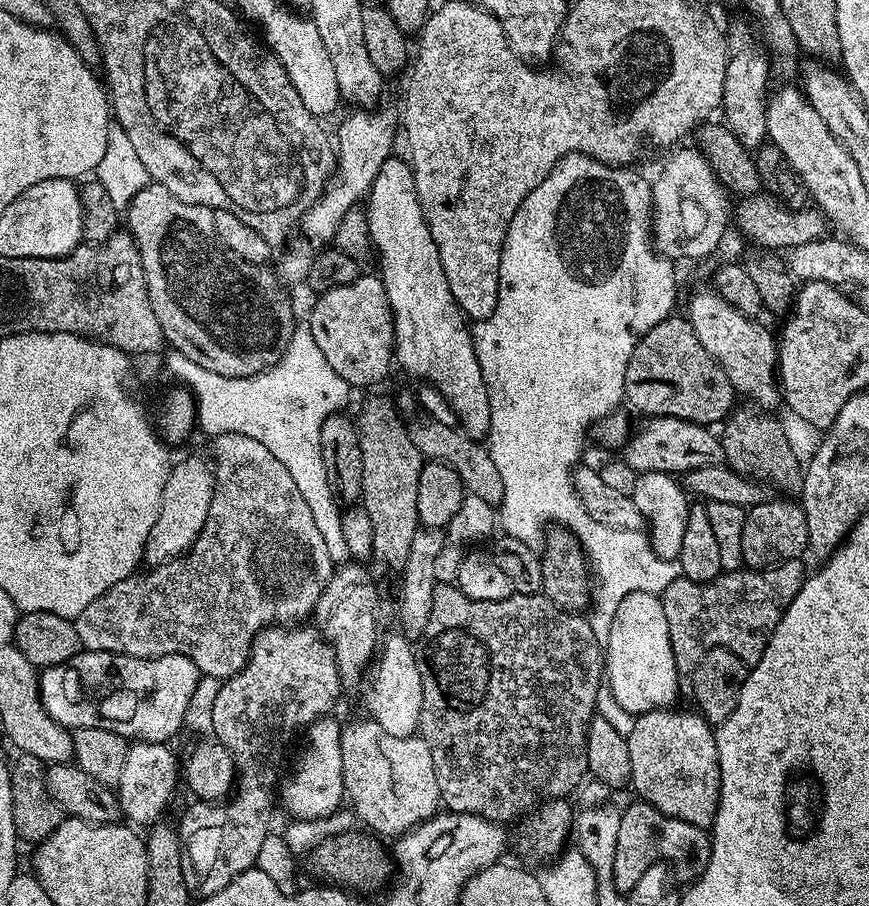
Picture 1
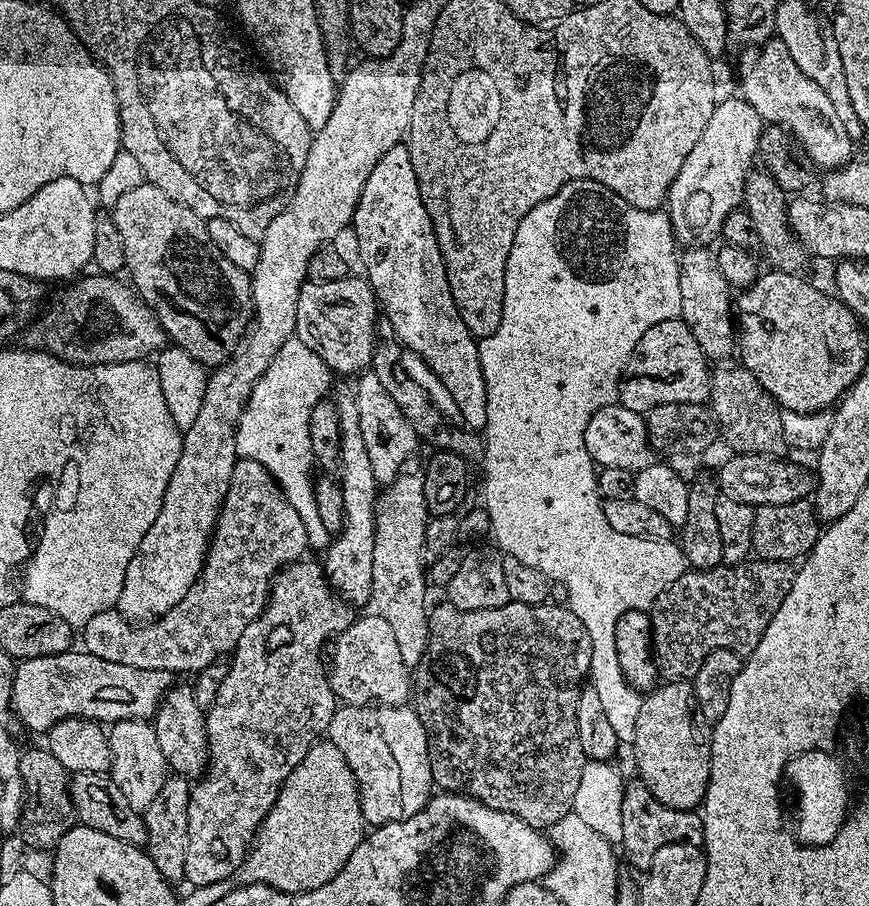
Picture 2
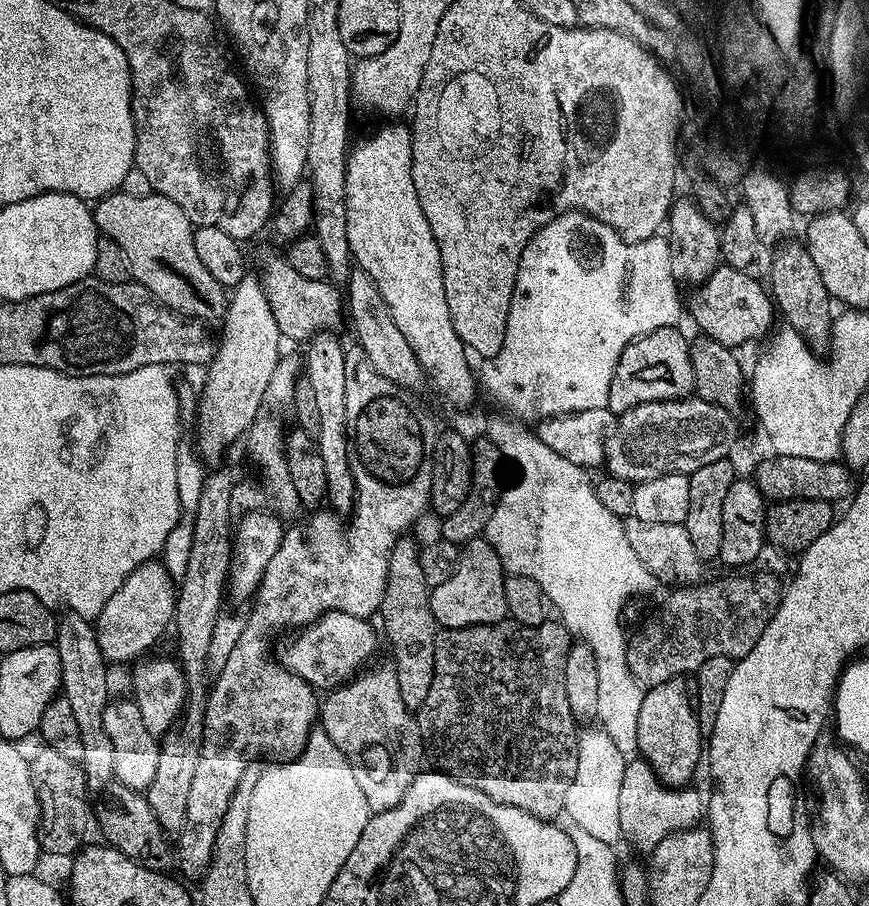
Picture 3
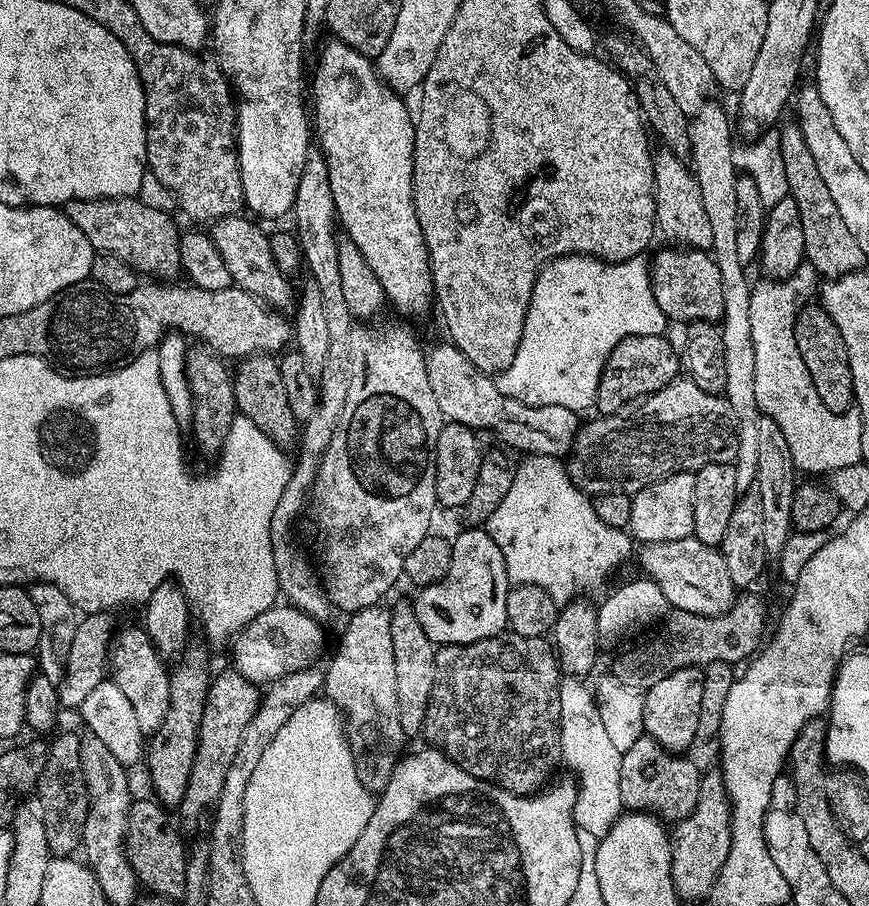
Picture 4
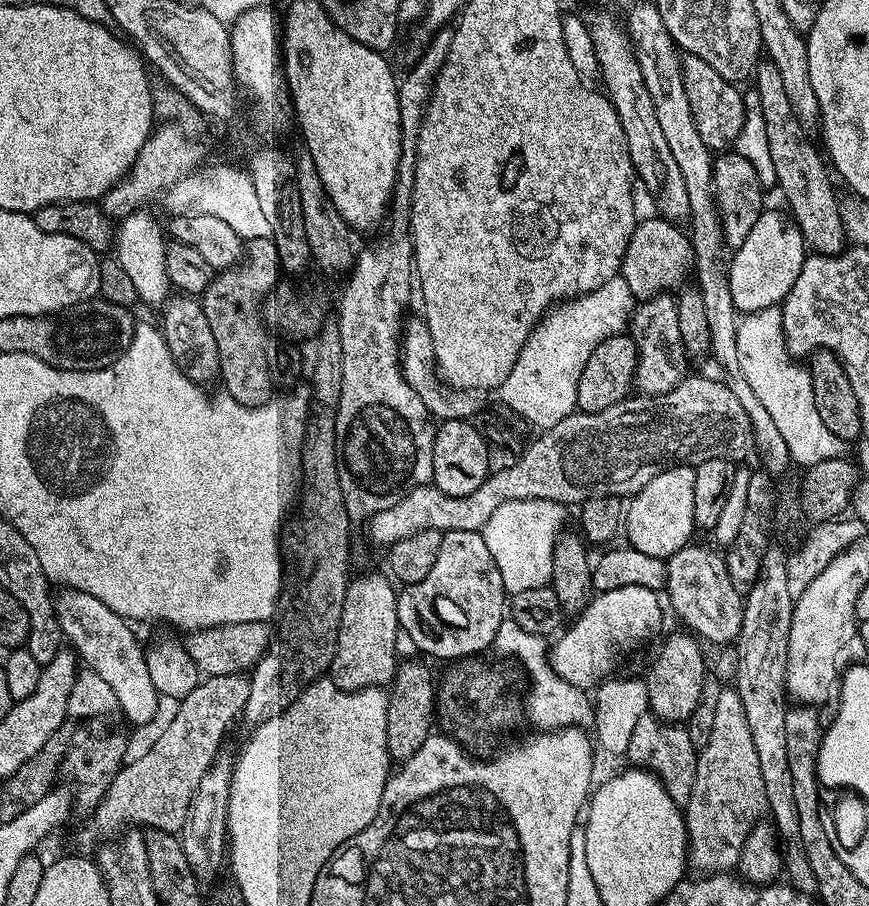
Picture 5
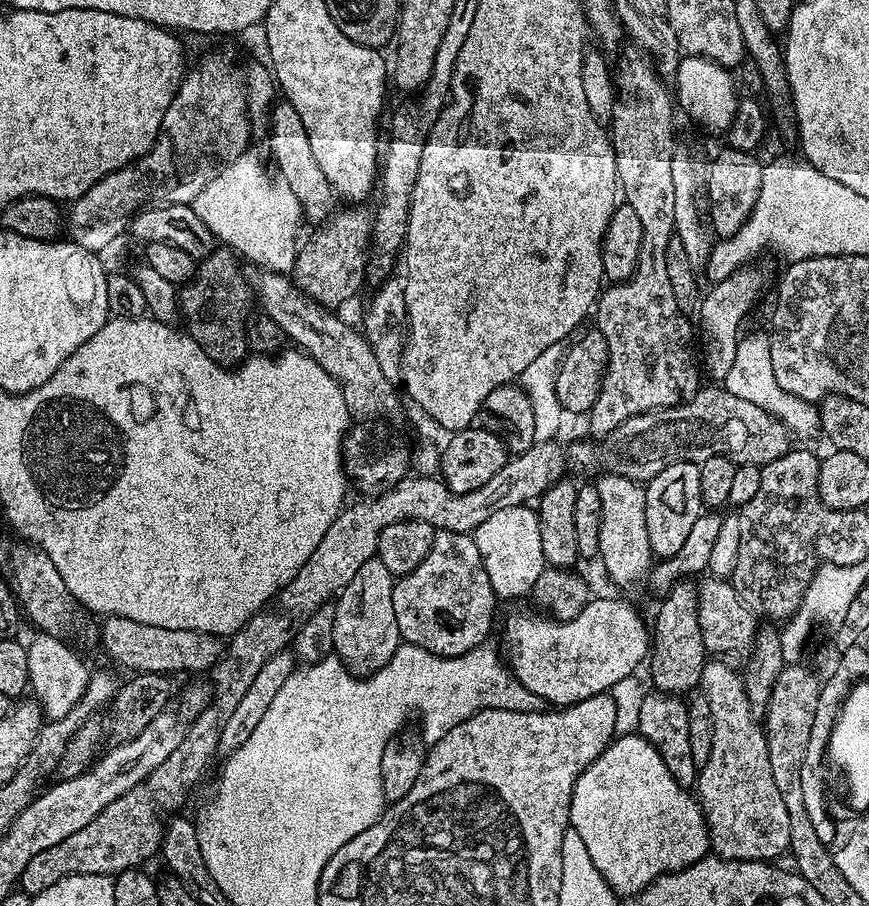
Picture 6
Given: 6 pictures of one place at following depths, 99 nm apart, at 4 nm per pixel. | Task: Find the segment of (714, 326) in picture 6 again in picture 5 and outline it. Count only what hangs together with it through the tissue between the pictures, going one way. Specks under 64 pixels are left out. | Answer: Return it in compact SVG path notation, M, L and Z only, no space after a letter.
M766 208L728 262L730 294L737 311L747 314L783 303L790 287L798 280L807 255L808 247L800 240L799 228L791 213Z

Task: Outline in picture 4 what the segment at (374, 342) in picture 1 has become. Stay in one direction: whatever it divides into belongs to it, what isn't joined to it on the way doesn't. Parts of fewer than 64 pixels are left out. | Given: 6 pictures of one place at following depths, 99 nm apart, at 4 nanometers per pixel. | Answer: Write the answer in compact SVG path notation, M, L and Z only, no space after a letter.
M244 214L223 216L221 220L211 221L210 235L218 254L222 254L222 262L226 262L226 270L230 270L230 278L235 287L254 294L270 308L291 309L294 304L293 281L284 276L282 270L278 270L269 233L264 233L259 226L261 227L255 219Z

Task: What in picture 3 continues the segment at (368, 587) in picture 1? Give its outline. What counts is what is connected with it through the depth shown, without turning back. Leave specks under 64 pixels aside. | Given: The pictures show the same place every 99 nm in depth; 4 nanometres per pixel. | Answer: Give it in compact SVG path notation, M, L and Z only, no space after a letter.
M319 332L307 345L308 357L303 357L306 378L314 390L318 405L318 426L314 433L316 449L322 454L322 466L326 466L328 483L327 503L333 509L351 509L356 502L356 483L352 477L350 441L346 430L346 362L345 345L335 340L332 332Z

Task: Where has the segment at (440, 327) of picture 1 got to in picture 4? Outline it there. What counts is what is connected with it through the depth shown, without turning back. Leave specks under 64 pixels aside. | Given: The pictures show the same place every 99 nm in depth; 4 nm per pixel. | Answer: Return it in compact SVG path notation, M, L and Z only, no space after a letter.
M335 38L329 39L329 44L320 52L320 57L316 60L316 124L314 120L314 132L320 135L318 147L330 174L330 194L334 194L334 206L336 207L336 219L339 227L346 231L347 239L362 250L362 258L374 270L374 278L382 282L387 303L392 304L404 316L424 316L428 312L428 307L433 307L434 293L432 290L432 267L428 261L428 247L422 234L422 226L418 222L418 214L414 210L414 198L412 197L412 167L414 166L414 142L416 141L416 121L413 113L408 113L408 108L403 104L401 93L393 92L387 84L381 80L376 72L376 65L369 57L363 56L358 50L346 46L342 41Z

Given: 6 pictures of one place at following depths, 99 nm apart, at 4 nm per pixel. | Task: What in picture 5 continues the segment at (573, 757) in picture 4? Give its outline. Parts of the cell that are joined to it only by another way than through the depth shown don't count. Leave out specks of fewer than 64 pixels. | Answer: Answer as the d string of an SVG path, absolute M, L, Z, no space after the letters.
M505 618L496 635L495 651L504 656L517 656L520 664L532 674L532 689L528 692L528 701L523 701L522 708L540 730L559 730L571 727L591 727L595 723L595 705L587 691L566 682L552 667L549 660L549 645L545 637L526 634L518 622Z

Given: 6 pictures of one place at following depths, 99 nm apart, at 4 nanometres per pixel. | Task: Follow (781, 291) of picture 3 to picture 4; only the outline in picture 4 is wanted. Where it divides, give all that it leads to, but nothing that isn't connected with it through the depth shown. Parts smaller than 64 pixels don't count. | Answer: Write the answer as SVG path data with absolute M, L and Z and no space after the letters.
M812 302L799 309L796 314L796 345L798 354L810 374L810 382L814 382L814 390L818 390L818 398L831 412L846 412L853 407L852 375L850 374L850 358L846 350L846 342L834 326L834 322L821 308L819 303Z

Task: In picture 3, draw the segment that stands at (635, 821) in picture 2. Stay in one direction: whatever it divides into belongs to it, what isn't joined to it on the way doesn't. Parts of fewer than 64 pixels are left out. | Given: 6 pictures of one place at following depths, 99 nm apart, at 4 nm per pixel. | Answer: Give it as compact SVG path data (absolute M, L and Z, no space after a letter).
M643 758L627 761L622 786L619 791L619 825L623 843L637 848L644 854L652 853L666 838L675 832L699 828L706 820L706 800L696 786L670 788L654 774L654 770Z

